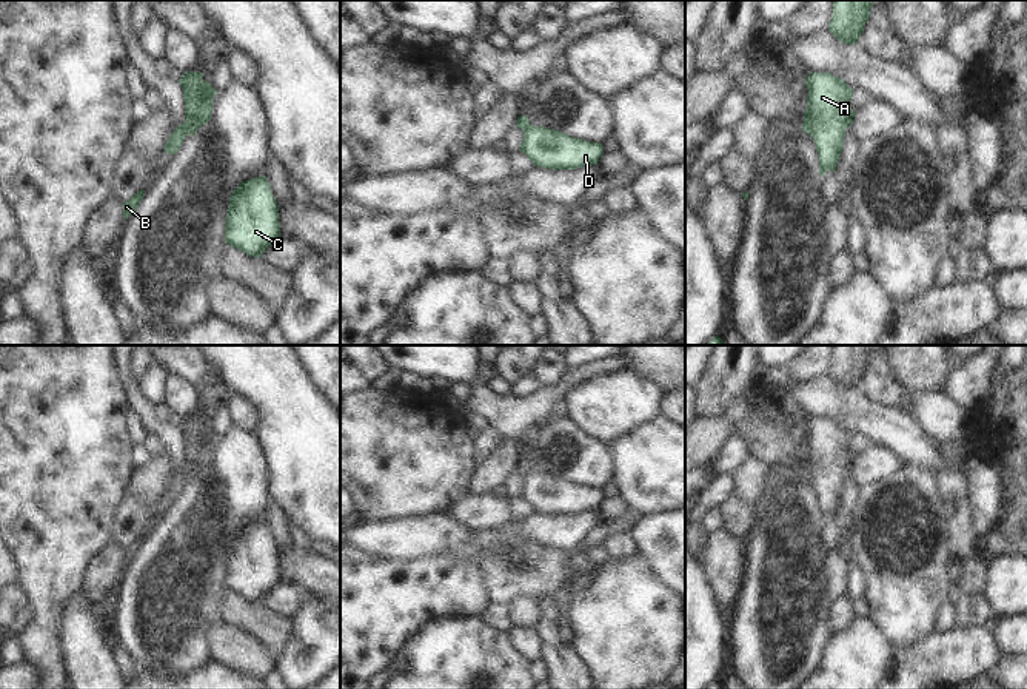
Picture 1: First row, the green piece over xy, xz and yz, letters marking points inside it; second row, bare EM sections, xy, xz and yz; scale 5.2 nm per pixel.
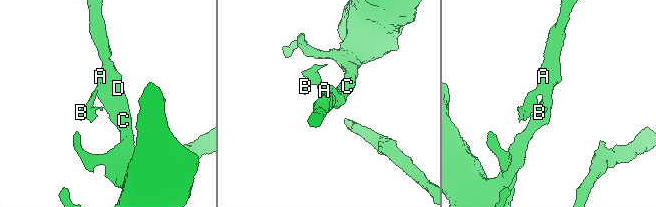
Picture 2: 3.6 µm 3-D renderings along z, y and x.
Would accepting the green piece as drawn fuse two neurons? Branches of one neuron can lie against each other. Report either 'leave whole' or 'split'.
split

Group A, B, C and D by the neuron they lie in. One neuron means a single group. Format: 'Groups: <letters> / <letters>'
Groups: A C D / B

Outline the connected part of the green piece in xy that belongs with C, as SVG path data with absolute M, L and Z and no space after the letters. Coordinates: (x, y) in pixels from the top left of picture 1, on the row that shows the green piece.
M263 176L242 182L231 194L225 242L253 257L280 237L279 205Z

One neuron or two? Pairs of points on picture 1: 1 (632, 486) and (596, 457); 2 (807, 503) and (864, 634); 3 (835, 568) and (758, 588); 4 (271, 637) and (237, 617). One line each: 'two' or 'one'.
1: two
2: two
3: two
4: one

